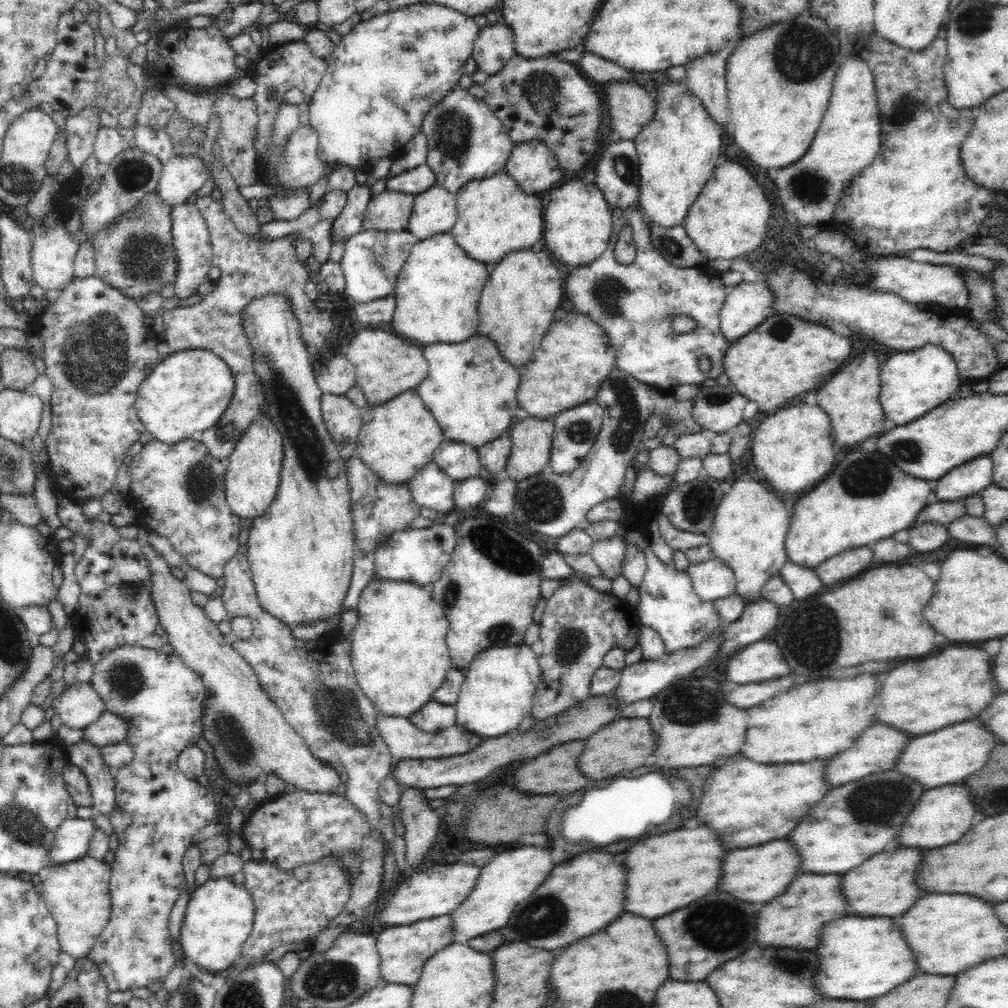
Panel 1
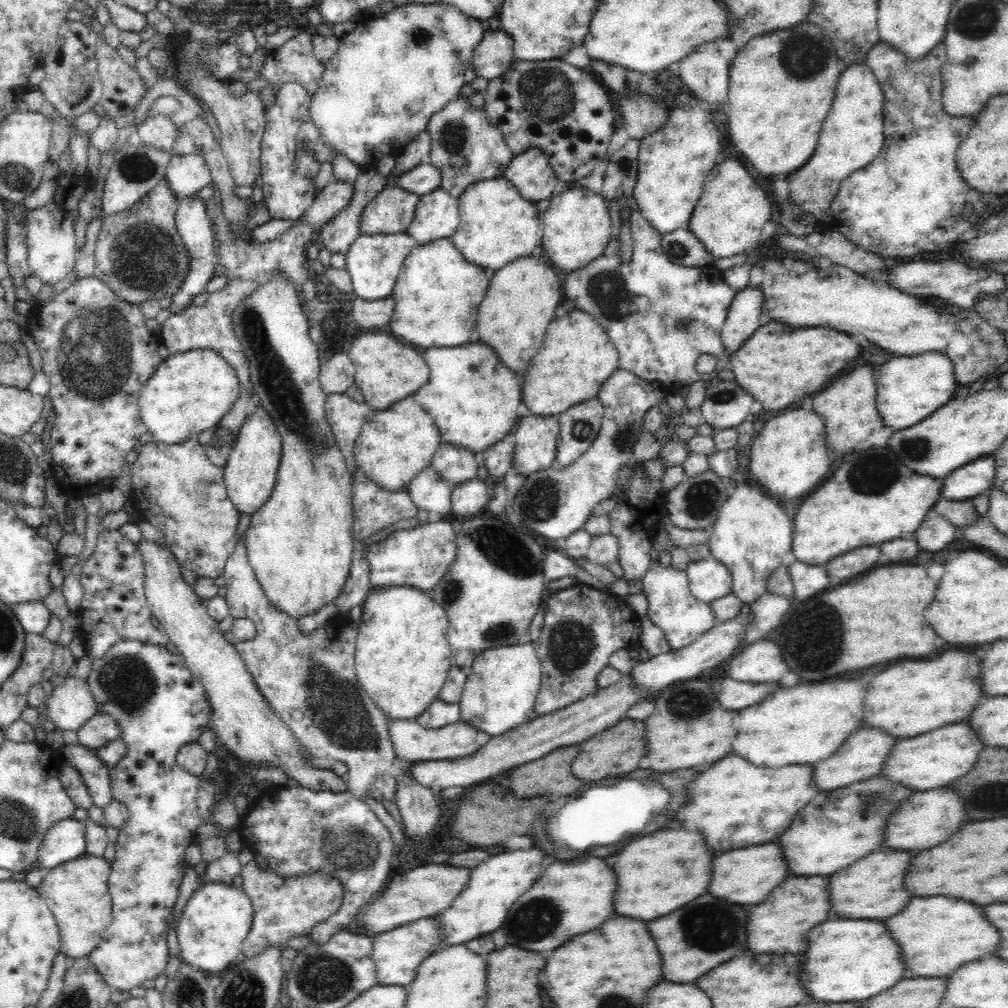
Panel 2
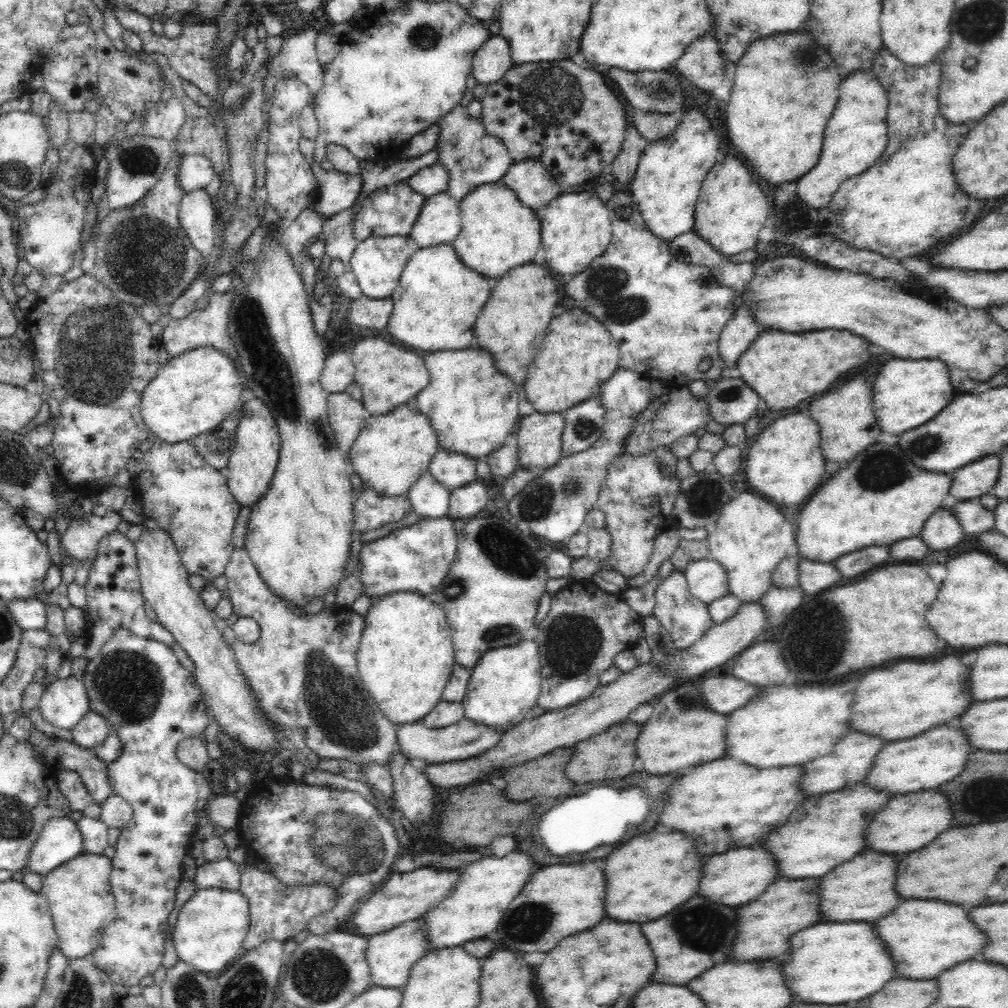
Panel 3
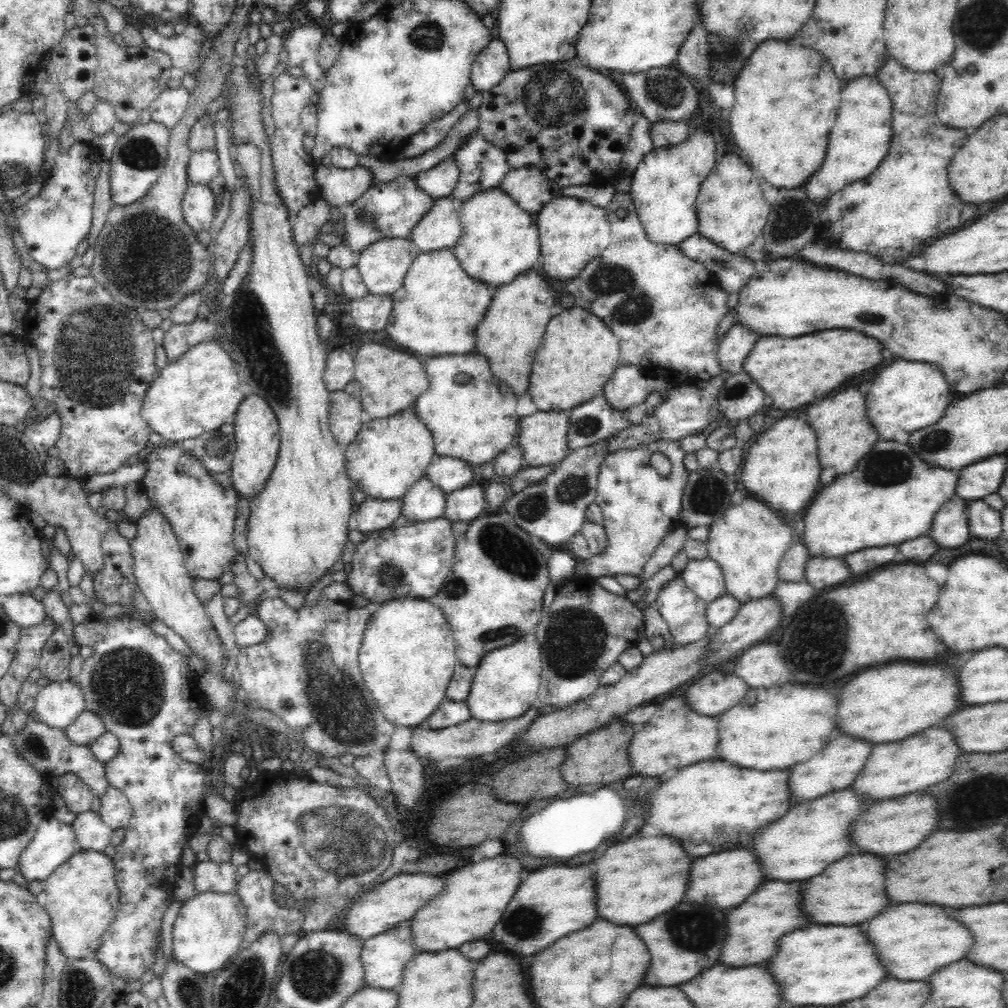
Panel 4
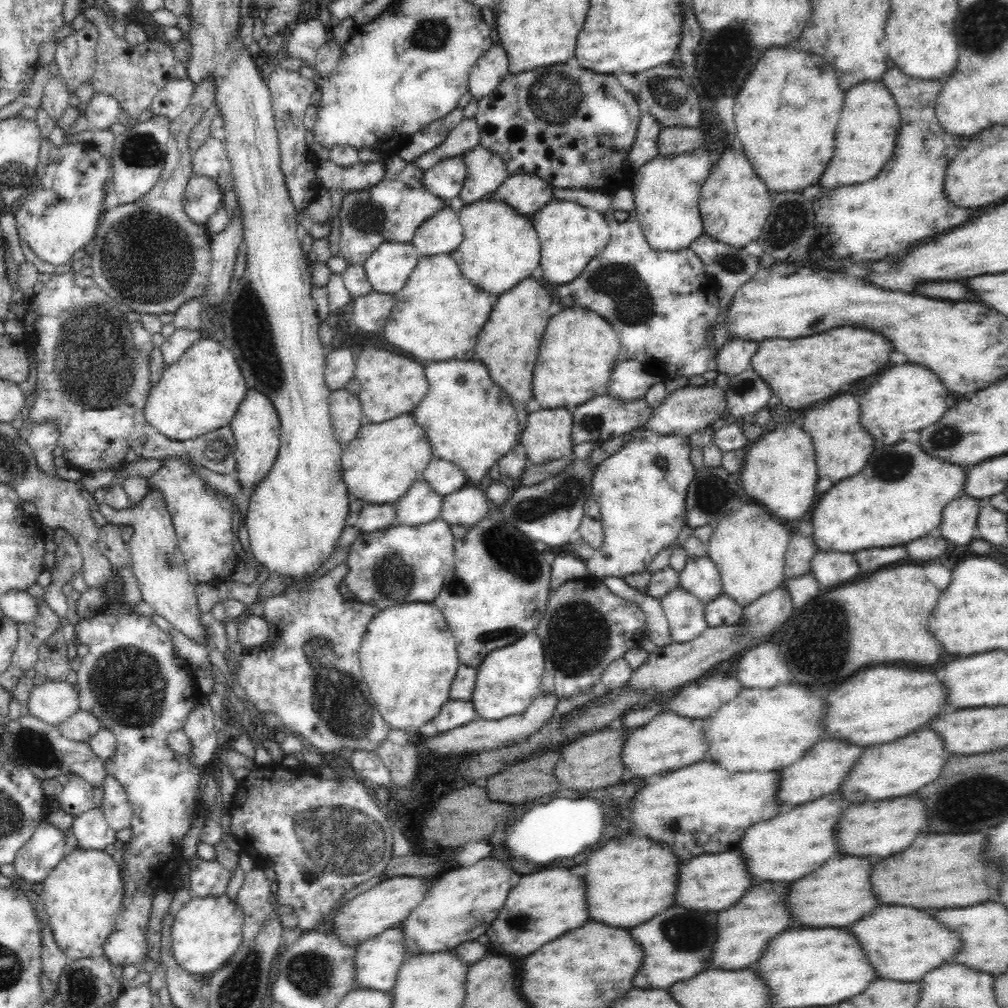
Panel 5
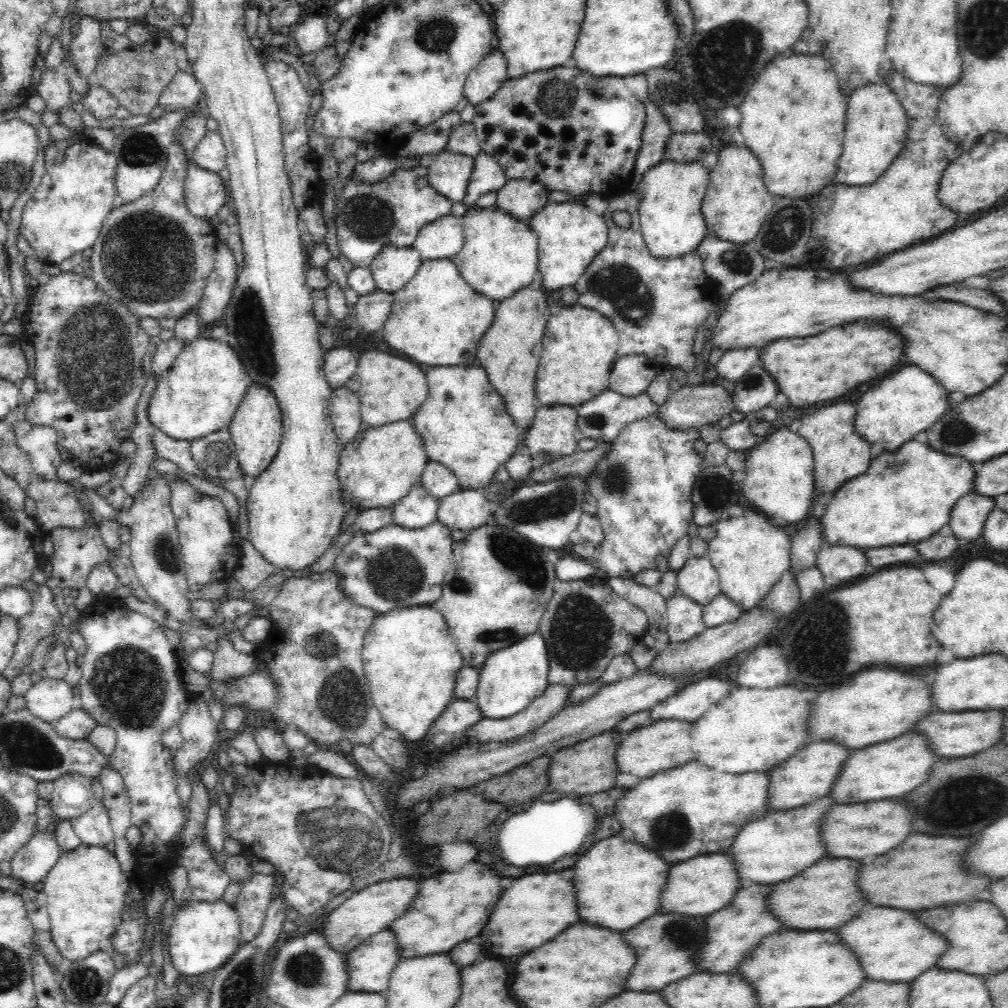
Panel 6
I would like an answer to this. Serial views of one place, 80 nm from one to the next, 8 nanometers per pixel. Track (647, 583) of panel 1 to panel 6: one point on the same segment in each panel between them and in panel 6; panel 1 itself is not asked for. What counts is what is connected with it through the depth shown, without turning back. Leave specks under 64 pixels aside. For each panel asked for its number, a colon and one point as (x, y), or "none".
2: (672, 607)
3: (686, 619)
4: (685, 614)
5: (685, 613)
6: (685, 616)

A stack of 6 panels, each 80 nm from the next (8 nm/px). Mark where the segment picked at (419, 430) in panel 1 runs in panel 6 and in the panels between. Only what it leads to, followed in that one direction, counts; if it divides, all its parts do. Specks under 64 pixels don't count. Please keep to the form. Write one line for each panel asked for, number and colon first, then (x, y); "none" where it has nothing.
2: (395, 444)
3: (393, 450)
4: (389, 455)
5: (379, 466)
6: (378, 468)

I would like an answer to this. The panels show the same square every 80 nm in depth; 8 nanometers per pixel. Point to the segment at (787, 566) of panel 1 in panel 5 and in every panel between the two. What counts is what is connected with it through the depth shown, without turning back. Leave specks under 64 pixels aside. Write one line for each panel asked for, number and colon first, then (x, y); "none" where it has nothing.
2: (807, 580)
3: (813, 577)
4: (820, 572)
5: (830, 569)

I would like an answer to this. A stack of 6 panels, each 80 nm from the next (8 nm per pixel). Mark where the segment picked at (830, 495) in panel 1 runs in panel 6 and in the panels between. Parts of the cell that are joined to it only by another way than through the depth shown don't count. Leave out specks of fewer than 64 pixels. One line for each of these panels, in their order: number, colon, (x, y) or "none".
2: (871, 498)
3: (880, 497)
4: (891, 496)
5: (899, 496)
6: (904, 496)

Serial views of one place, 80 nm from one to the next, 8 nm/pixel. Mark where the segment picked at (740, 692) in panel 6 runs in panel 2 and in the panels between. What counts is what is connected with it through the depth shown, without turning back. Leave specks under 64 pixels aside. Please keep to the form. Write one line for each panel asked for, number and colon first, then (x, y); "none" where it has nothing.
2: (809, 722)
3: (786, 726)
4: (774, 728)
5: (763, 730)

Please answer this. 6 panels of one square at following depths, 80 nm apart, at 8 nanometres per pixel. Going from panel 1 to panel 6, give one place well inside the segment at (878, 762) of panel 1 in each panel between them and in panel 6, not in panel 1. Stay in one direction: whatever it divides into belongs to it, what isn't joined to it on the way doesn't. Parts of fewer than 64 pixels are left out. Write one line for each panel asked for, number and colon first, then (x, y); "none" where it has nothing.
2: (863, 755)
3: (850, 762)
4: (834, 768)
5: (823, 770)
6: (810, 776)

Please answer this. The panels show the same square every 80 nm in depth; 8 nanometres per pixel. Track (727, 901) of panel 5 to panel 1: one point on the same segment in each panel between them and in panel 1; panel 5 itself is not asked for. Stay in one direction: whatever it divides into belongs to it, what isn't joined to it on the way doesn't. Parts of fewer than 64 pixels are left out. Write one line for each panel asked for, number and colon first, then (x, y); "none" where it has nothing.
1: (758, 874)
2: (745, 876)
3: (735, 877)
4: (726, 879)

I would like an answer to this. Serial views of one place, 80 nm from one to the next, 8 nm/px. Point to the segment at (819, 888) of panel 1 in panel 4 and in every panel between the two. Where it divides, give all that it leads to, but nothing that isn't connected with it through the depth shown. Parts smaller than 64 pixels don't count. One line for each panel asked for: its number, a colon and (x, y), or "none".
2: (779, 924)
3: (766, 926)
4: (754, 927)

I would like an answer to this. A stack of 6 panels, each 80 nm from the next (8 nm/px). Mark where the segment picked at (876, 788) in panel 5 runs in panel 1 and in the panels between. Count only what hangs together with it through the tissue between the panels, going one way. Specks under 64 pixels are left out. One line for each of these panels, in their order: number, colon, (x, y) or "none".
1: (948, 755)
2: (936, 758)
3: (925, 761)
4: (894, 768)

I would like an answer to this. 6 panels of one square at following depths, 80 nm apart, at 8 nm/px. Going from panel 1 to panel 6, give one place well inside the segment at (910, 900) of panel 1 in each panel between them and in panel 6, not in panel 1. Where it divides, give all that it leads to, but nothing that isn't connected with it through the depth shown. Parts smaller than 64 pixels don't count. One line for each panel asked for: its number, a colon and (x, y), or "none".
2: (873, 887)
3: (863, 889)
4: (850, 891)
5: (840, 893)
6: (825, 896)

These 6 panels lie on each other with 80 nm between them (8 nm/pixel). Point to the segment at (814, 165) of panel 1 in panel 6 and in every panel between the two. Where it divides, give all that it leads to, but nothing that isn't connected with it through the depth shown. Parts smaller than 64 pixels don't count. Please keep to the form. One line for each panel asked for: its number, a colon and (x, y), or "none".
2: (853, 133)
3: (855, 137)
4: (862, 134)
5: (866, 135)
6: (876, 124)

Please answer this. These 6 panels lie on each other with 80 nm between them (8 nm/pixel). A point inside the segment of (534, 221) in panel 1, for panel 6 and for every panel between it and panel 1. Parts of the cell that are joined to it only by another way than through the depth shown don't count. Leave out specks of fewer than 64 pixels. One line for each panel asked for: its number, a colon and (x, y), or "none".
2: (497, 224)
3: (498, 231)
4: (499, 240)
5: (500, 247)
6: (499, 256)

